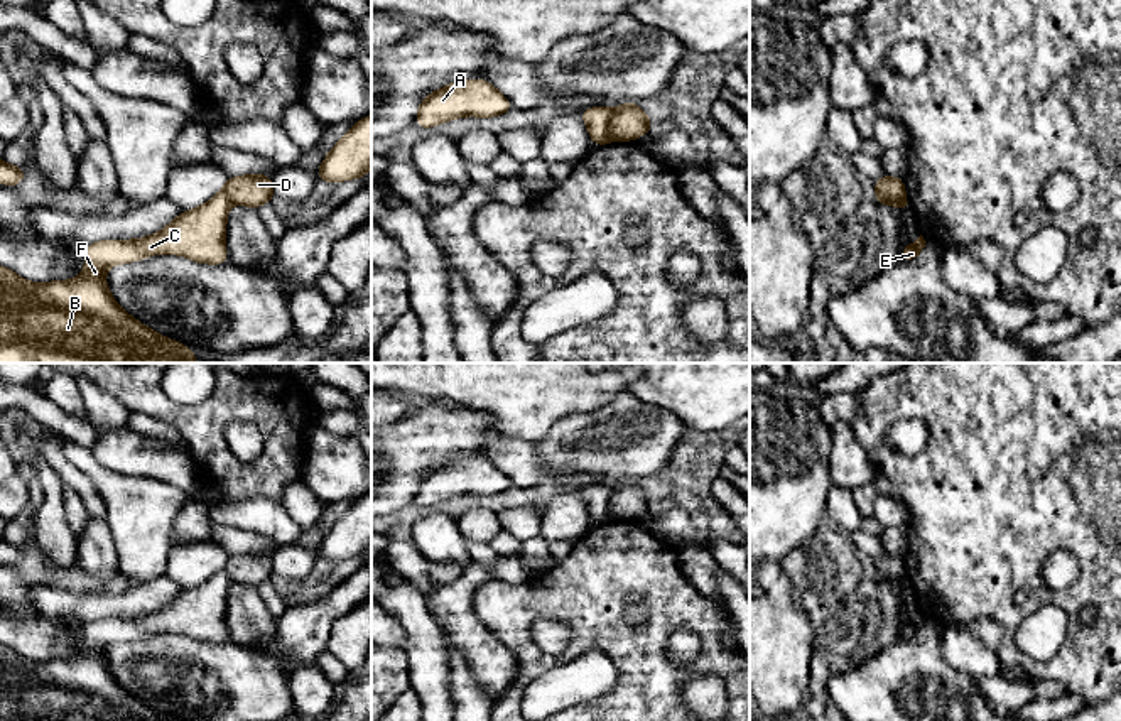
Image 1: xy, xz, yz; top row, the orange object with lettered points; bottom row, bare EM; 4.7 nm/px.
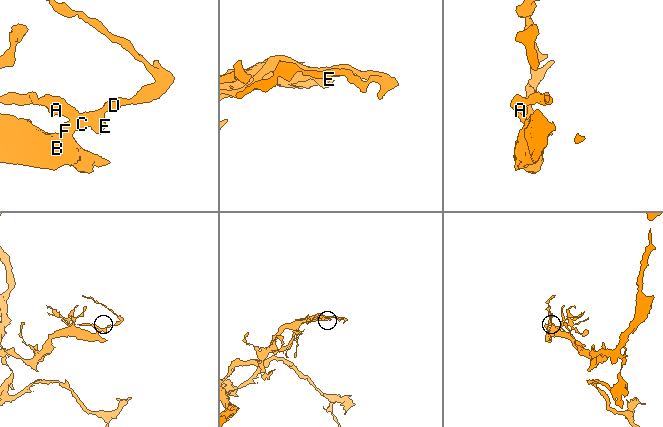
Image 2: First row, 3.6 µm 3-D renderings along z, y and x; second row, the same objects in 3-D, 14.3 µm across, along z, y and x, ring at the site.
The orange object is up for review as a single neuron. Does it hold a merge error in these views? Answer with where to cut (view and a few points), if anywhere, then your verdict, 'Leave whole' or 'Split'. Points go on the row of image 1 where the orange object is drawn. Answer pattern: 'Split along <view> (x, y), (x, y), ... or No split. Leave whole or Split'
Split along xz (611, 110), (608, 122), (610, 139). Split

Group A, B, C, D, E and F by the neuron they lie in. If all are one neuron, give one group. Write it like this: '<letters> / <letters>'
A B C E F / D

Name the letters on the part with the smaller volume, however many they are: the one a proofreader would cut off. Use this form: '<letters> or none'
D

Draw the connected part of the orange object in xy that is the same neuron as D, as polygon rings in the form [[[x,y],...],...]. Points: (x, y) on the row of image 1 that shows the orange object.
[[[265,174],[226,177],[223,191],[230,198],[231,204],[243,204],[253,209],[273,201],[272,177]]]

